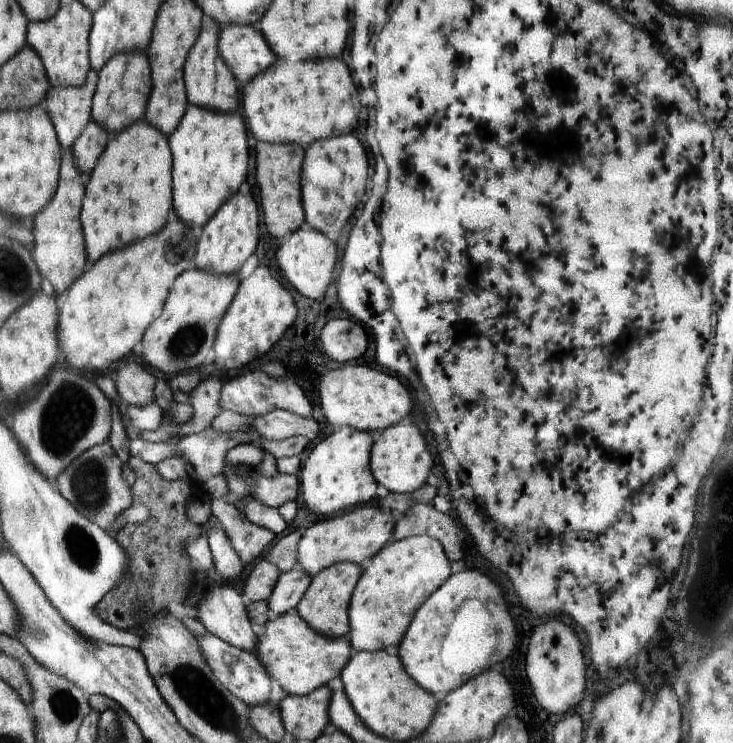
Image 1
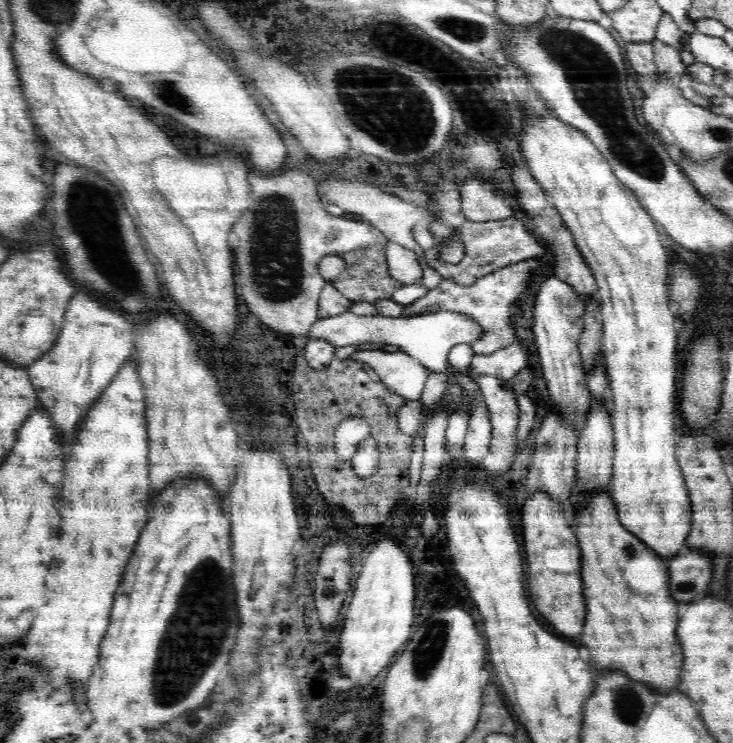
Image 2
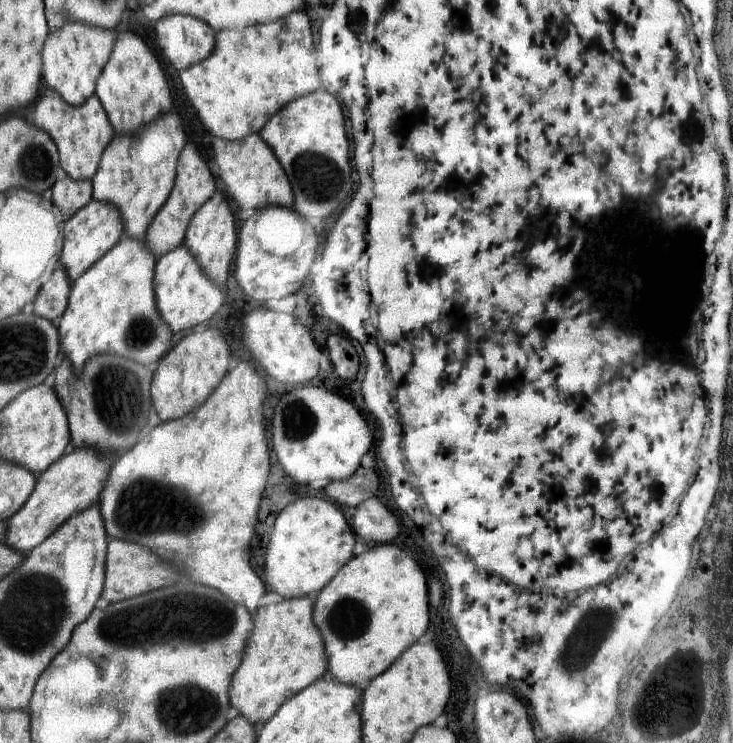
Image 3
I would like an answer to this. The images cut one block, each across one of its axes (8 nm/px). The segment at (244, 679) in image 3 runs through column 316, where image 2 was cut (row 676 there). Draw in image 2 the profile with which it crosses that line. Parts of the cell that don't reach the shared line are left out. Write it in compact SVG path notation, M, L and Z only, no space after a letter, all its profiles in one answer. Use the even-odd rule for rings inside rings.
M573 482L571 493L567 498L572 506L573 531L575 531L578 547L581 549L581 573L586 617L582 631L582 644L589 650L591 663L597 672L608 668L622 671L628 678L644 683L655 692L674 692L679 690L679 676L682 672L684 658L681 644L676 636L676 627L683 607L670 595L668 581L668 561L657 556L646 547L638 537L622 527L610 490L594 490L581 494L576 491Z

